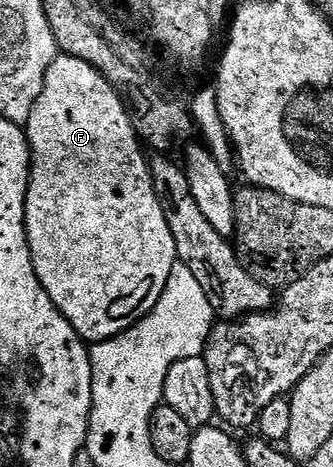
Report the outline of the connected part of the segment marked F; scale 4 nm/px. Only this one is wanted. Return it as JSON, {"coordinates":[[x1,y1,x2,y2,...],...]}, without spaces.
{"coordinates":[[59,54,53,60,49,72,45,76,45,84,33,104,33,112,29,112,29,120,25,127,27,143,31,146,31,174,27,177,27,199,25,200,25,228,27,229,27,244,31,253,31,264,39,286,45,290,49,300,73,324,80,338,88,344,104,342,130,326,136,326,143,317,161,300,161,292,165,292,165,284,169,280,169,272,177,265,173,232,169,232,169,224,165,224,165,212,161,212,161,204,153,192,151,172,148,157,144,154,141,139,135,133,135,123,132,115,127,115,129,106,121,97,111,81,97,68,85,64,85,60,77,60,68,54]]}

